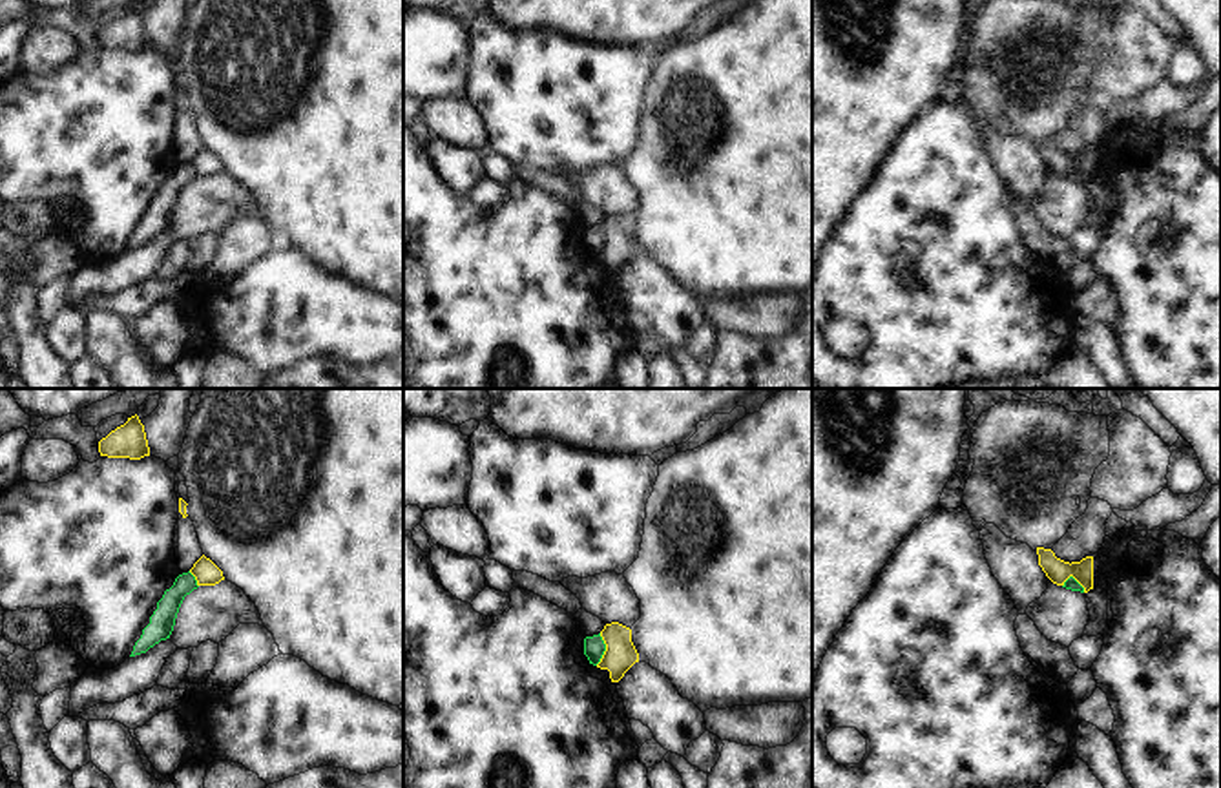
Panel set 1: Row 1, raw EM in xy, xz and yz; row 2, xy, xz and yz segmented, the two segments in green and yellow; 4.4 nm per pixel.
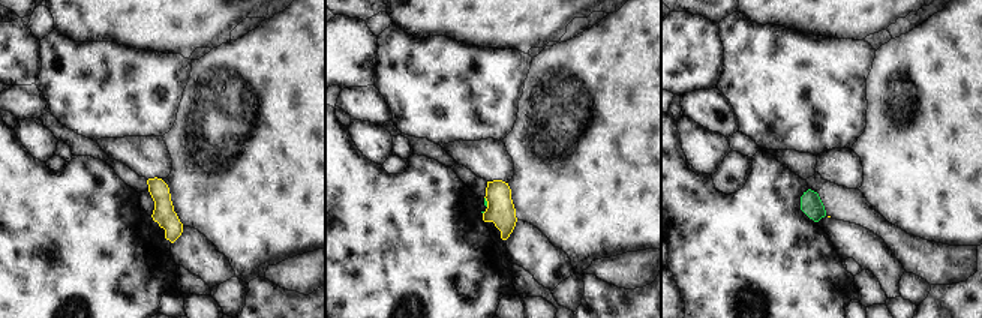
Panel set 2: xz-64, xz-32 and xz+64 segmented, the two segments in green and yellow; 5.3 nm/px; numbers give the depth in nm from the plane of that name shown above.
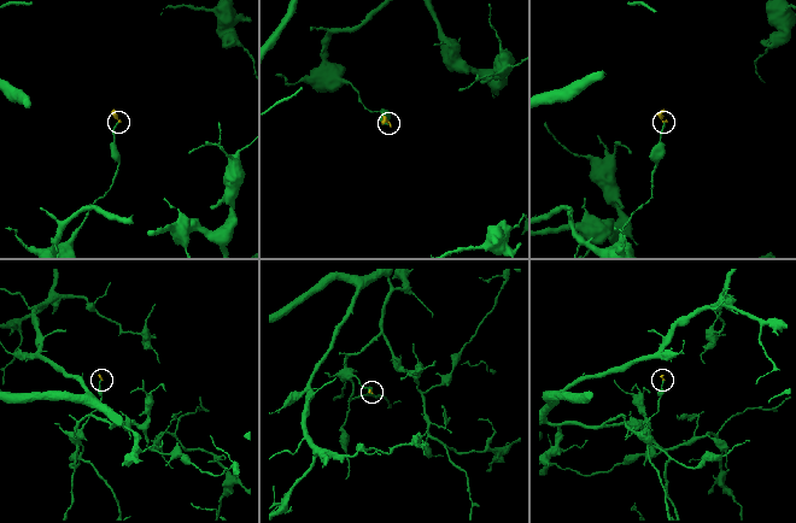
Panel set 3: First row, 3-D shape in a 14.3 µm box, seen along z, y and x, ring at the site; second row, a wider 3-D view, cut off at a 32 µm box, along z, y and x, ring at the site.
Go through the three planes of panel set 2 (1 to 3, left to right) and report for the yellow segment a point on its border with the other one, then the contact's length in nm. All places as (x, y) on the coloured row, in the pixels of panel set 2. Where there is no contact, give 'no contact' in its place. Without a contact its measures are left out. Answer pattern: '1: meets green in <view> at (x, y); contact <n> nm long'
1: no contact
2: meets green in xz-32 at (486, 201); contact 60 nm long
3: no contact

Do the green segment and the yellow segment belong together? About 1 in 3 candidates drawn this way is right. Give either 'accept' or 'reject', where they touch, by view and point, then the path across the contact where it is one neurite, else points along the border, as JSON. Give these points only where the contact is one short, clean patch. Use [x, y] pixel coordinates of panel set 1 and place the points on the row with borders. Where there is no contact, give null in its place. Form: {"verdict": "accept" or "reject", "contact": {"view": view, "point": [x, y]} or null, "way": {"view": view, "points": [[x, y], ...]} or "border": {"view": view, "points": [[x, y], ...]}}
{"verdict": "reject", "contact": {"view": "xz", "point": [605, 650]}, "border": {"view": "xz", "points": [[601, 633], [605, 653], [595, 664]]}}

